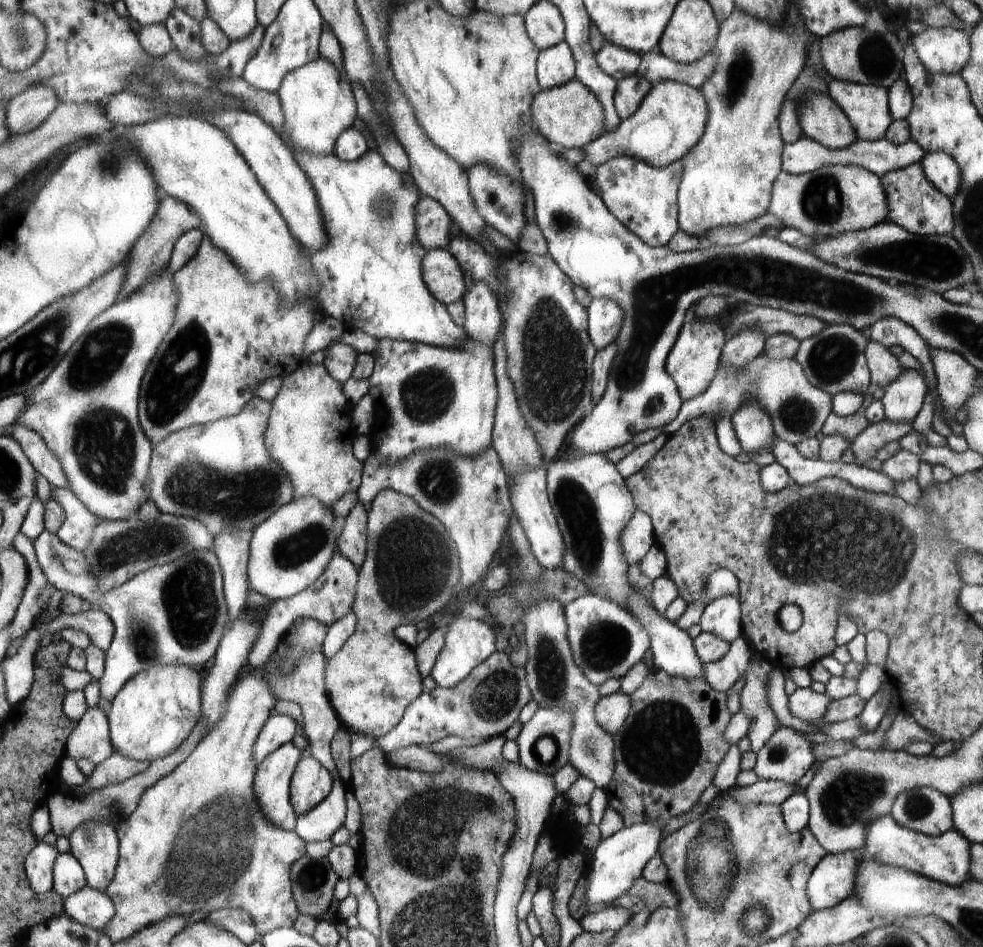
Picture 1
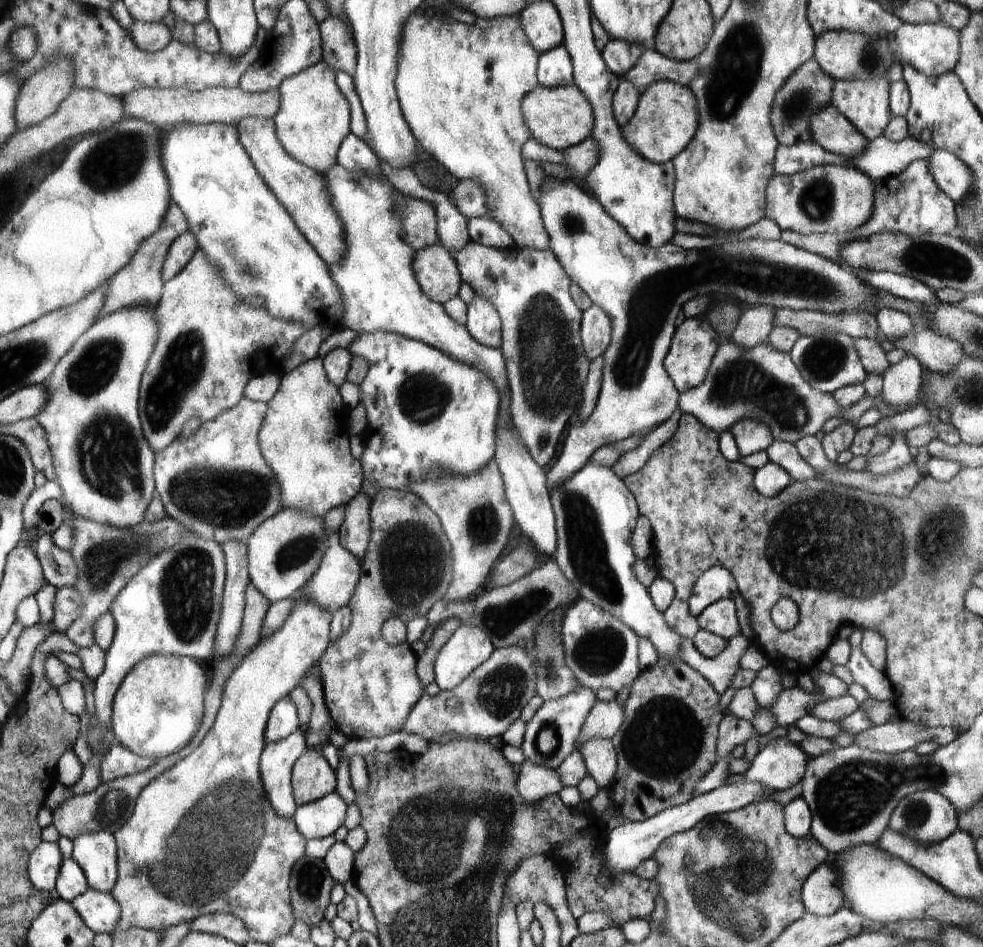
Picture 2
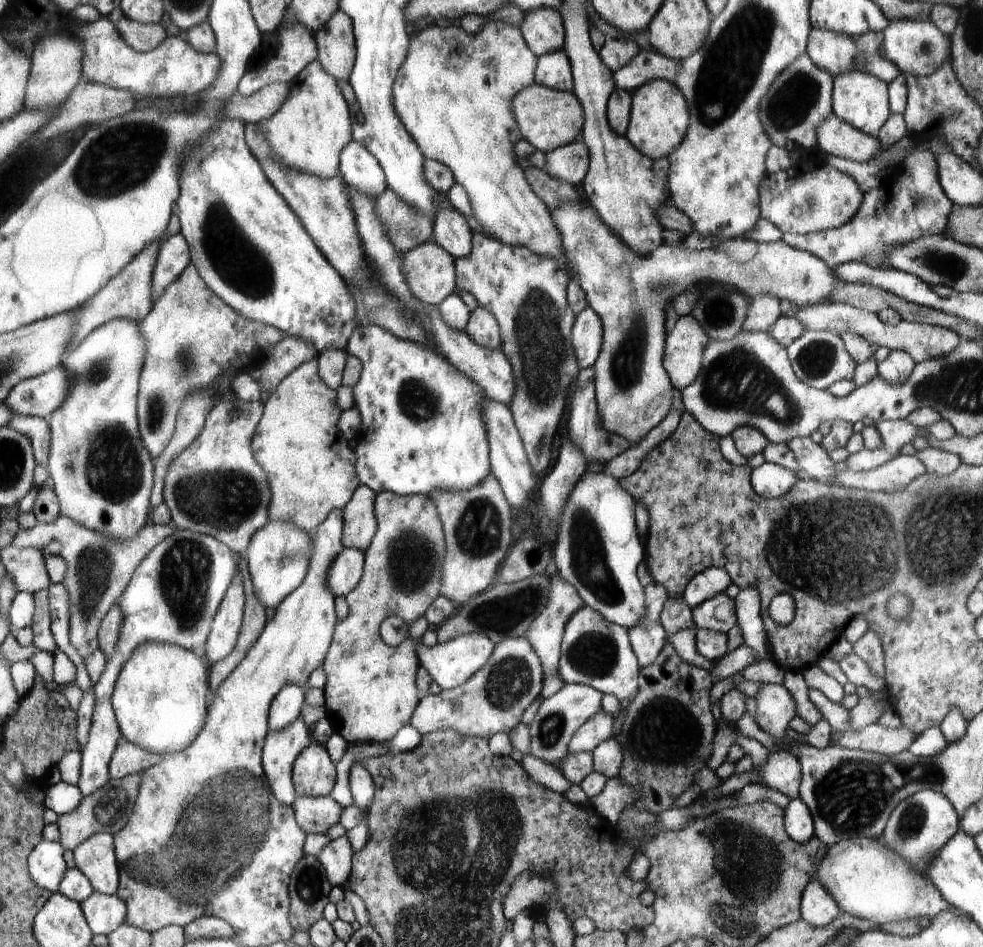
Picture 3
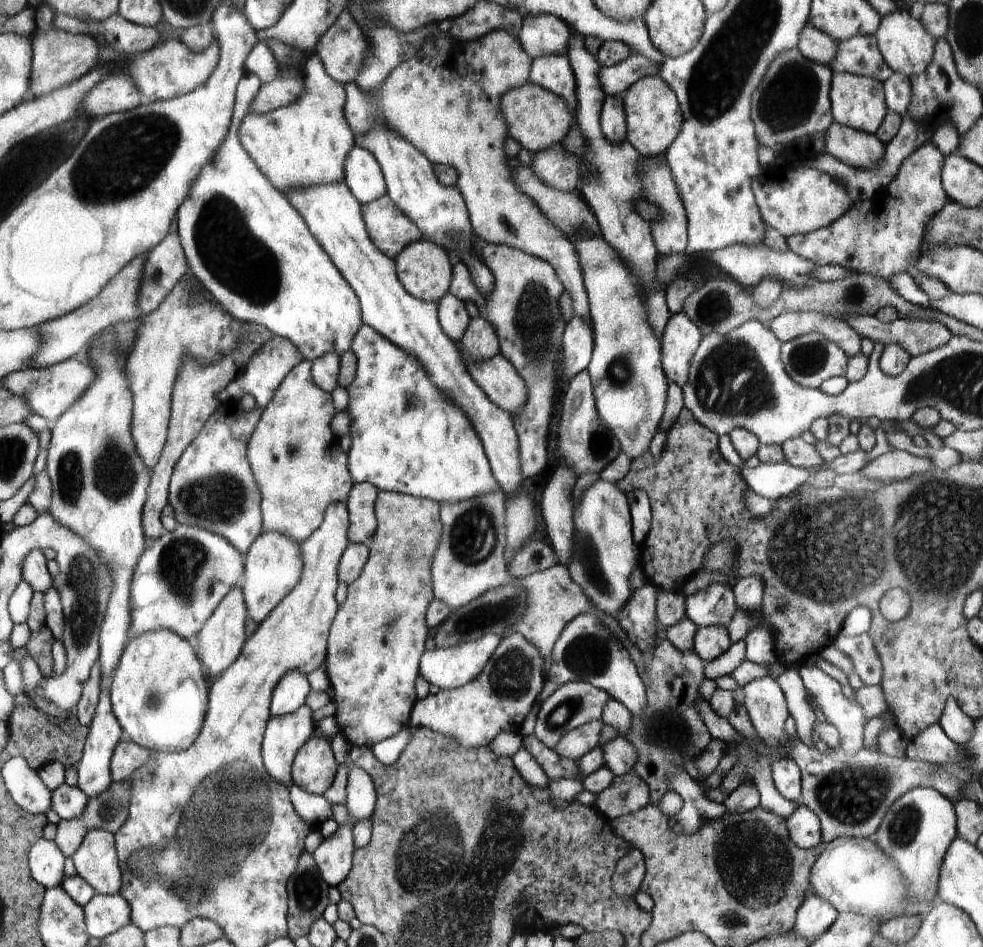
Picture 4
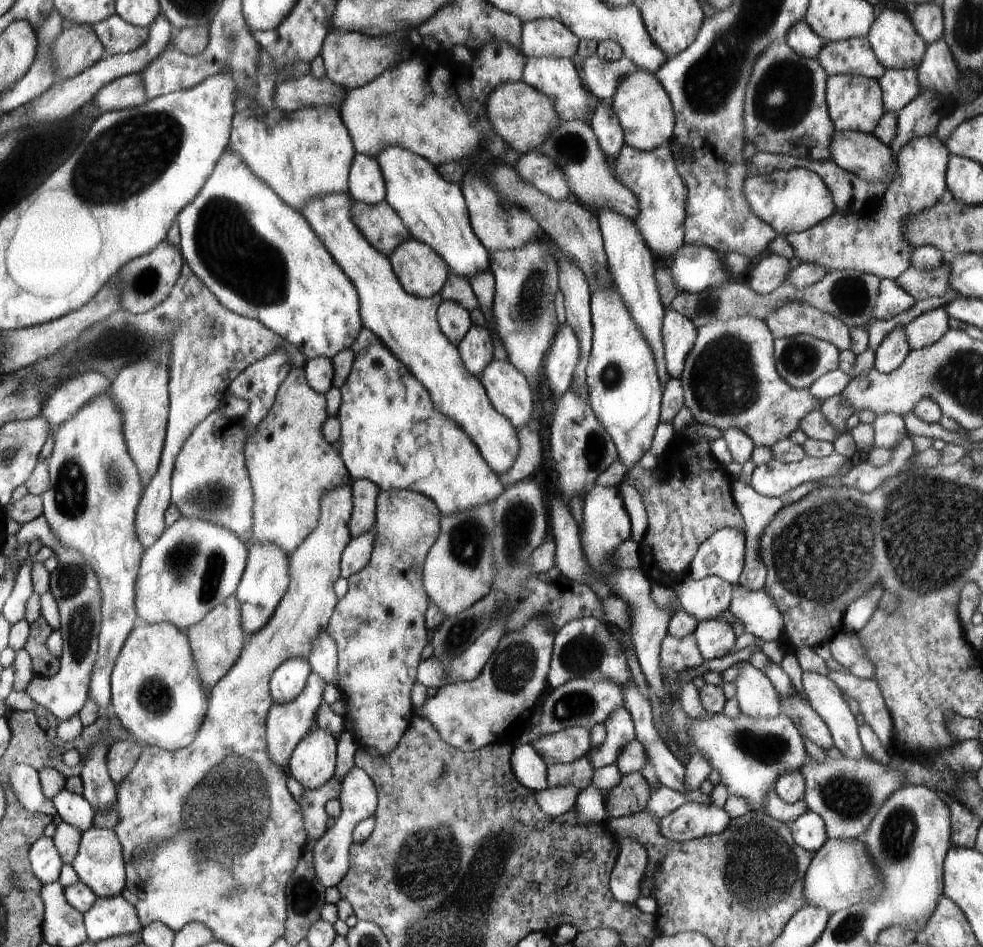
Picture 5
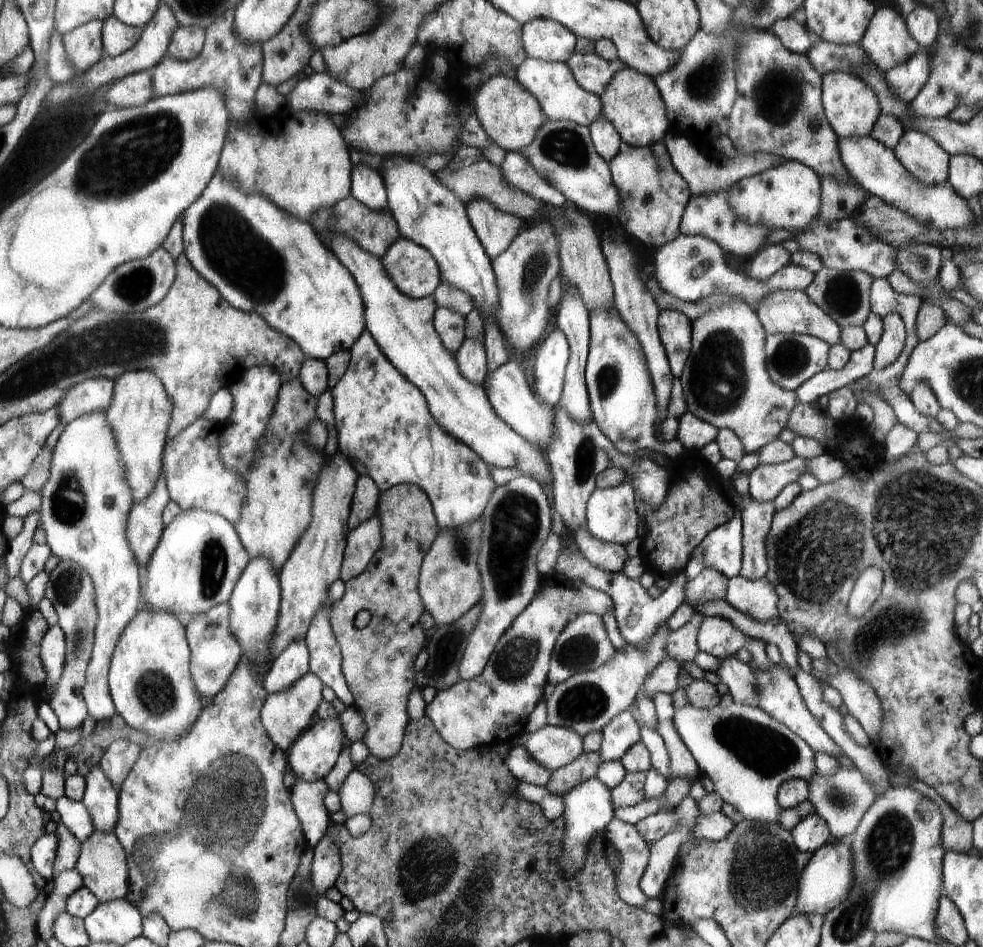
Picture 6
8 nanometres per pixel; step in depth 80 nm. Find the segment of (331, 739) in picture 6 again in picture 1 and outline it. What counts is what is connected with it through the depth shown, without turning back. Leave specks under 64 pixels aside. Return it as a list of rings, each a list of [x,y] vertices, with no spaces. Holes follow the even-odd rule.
[[[314,757],[300,759],[291,781],[291,802],[296,802],[296,810],[300,810],[301,815],[305,815],[328,796],[334,786],[332,777],[329,770]]]

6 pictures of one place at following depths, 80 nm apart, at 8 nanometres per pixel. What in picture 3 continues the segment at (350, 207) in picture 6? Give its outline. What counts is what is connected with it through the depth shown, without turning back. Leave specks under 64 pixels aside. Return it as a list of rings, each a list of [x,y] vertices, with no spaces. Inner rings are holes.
[[[387,187],[377,196],[379,219],[391,231],[391,241],[401,254],[434,238],[434,222]]]

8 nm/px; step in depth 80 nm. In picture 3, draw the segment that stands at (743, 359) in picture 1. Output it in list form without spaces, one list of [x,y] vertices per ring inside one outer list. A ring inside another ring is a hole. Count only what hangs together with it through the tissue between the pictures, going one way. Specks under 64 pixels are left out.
[[[769,295],[752,299],[752,304],[749,305],[746,318],[743,320],[743,332],[763,331],[767,333],[767,330],[783,314],[779,302],[778,299]]]

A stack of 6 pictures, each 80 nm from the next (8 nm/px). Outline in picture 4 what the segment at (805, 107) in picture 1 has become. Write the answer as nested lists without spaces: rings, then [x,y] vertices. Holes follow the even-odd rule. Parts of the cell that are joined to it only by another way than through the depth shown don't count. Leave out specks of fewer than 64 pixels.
[[[833,121],[827,130],[829,155],[853,167],[869,169],[882,158],[885,144],[874,134],[865,133]]]

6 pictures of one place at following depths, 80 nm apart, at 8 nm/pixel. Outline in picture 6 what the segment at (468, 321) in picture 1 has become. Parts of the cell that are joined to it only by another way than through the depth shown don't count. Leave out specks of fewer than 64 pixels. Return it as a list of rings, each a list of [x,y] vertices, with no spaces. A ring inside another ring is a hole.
[[[466,338],[455,354],[464,377],[474,384],[483,385],[488,370],[484,345],[478,339]]]

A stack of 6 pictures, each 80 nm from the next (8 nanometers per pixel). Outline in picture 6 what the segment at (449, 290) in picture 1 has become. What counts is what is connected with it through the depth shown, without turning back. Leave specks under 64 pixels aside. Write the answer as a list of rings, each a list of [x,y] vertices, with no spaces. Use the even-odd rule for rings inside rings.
[[[401,236],[382,260],[395,285],[409,297],[432,297],[443,282],[431,252],[412,239]]]

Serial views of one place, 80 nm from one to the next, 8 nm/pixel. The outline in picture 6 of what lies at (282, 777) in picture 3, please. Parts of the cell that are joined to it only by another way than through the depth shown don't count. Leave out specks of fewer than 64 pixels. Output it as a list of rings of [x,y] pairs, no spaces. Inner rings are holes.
[[[309,672],[292,689],[284,693],[268,695],[261,710],[261,721],[267,733],[271,735],[272,742],[280,747],[280,750],[287,753],[291,746],[299,740],[300,736],[310,728],[310,722],[316,714],[316,708],[322,702],[320,690],[322,690],[322,682],[318,680],[314,673]]]

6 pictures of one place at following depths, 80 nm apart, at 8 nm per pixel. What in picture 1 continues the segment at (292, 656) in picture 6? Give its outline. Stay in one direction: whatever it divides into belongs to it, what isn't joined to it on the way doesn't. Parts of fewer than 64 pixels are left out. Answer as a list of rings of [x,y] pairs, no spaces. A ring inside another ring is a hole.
[[[272,715],[263,726],[262,732],[254,746],[254,760],[259,764],[284,743],[291,742],[292,737],[300,732],[299,724],[290,715]]]

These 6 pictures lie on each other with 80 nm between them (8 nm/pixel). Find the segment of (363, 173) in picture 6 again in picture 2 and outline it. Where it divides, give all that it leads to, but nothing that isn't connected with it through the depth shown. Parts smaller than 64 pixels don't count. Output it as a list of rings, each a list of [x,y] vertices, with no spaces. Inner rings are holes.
[[[347,134],[343,144],[339,146],[338,162],[349,171],[365,173],[381,173],[379,161],[374,151],[356,135]]]

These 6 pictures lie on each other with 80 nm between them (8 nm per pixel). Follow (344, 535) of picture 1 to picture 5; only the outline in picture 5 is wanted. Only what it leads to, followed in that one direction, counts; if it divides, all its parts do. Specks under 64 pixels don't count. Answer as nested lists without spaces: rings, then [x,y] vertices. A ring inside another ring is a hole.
[[[366,479],[352,481],[351,490],[354,512],[351,514],[350,533],[352,536],[359,537],[375,526],[381,490],[376,483]]]

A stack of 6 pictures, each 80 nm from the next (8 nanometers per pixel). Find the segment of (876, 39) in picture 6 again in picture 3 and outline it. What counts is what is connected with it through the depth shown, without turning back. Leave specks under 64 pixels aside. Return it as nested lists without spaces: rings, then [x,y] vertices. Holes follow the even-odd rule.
[[[900,19],[890,21],[884,30],[882,52],[900,72],[910,76],[915,74],[917,77],[927,77],[951,58],[951,39],[930,20]]]

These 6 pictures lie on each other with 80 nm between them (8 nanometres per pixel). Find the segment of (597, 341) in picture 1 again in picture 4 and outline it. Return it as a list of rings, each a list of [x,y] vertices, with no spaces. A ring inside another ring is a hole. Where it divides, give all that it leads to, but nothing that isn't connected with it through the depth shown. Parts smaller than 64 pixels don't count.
[[[574,315],[566,324],[563,338],[564,370],[566,380],[587,370],[596,346],[595,330],[588,319]]]

